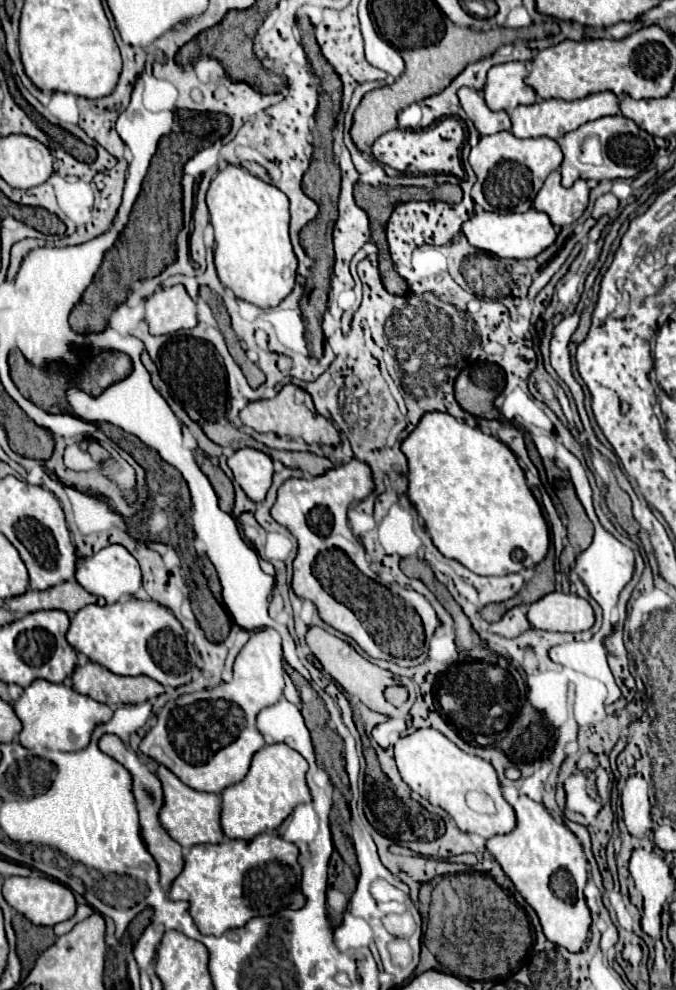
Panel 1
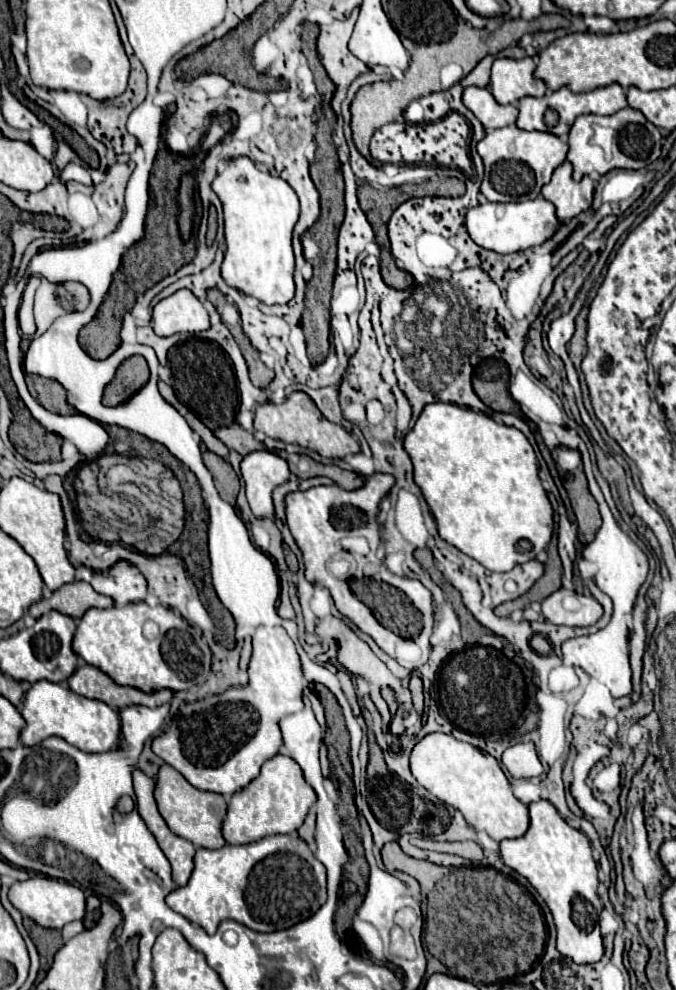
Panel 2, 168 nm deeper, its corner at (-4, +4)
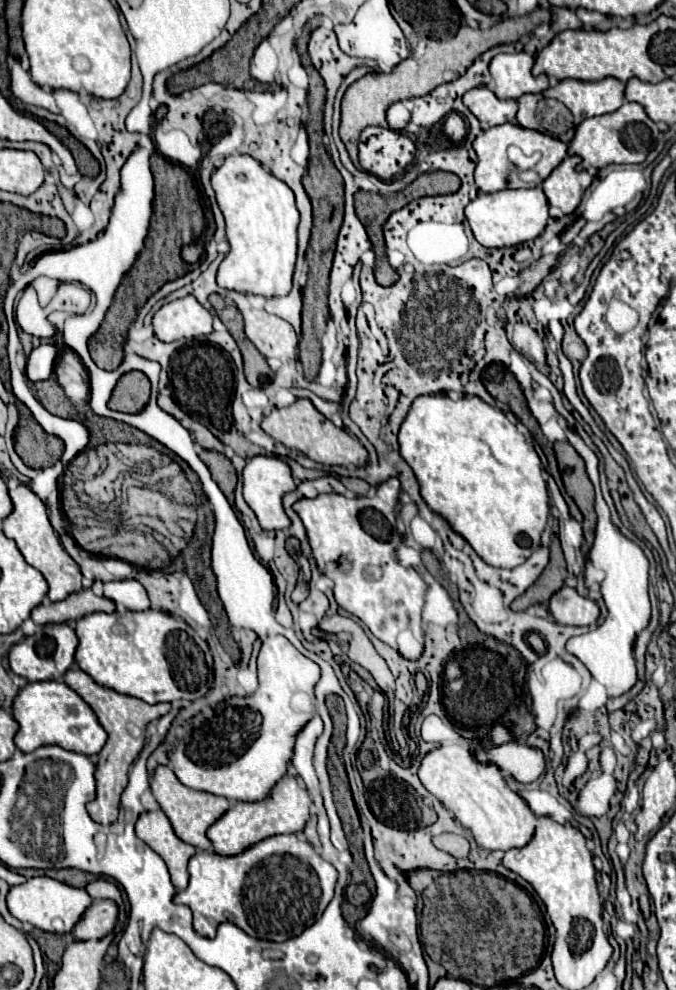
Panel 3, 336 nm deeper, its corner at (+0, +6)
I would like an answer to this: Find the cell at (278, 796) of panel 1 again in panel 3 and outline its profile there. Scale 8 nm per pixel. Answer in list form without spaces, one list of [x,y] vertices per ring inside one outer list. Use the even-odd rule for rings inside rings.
[[[283,776],[269,792],[267,798],[259,802],[237,802],[231,806],[209,830],[207,836],[215,846],[217,854],[239,854],[241,850],[253,846],[261,838],[269,838],[273,834],[293,834],[301,832],[305,822],[309,820],[309,806],[311,798],[307,790],[303,790],[293,776]]]

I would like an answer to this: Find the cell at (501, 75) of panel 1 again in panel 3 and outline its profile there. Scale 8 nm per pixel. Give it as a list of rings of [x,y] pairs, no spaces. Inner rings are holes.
[[[525,52],[515,54],[497,54],[491,60],[491,78],[495,82],[495,96],[501,100],[517,100],[523,94],[541,93],[549,88],[549,78],[546,74],[531,76],[533,56]]]

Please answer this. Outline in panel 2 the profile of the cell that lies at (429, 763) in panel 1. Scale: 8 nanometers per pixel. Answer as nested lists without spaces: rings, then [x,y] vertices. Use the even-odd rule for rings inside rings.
[[[443,732],[425,736],[411,752],[411,772],[421,786],[441,802],[457,808],[469,826],[487,832],[495,842],[521,838],[529,828],[529,812],[525,804],[513,796],[511,784],[499,768],[499,762],[467,742],[455,740]]]

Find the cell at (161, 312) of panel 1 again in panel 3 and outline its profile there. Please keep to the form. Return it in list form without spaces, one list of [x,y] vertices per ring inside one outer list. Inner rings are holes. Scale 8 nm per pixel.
[[[185,296],[161,306],[153,316],[153,328],[155,336],[163,342],[195,338],[213,330],[211,314],[193,296]]]

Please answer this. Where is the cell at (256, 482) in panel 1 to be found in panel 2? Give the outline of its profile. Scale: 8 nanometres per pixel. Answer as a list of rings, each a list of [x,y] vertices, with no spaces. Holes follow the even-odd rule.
[[[257,450],[243,458],[241,470],[253,514],[257,518],[271,518],[275,514],[271,494],[279,484],[289,480],[287,462],[273,452]]]

